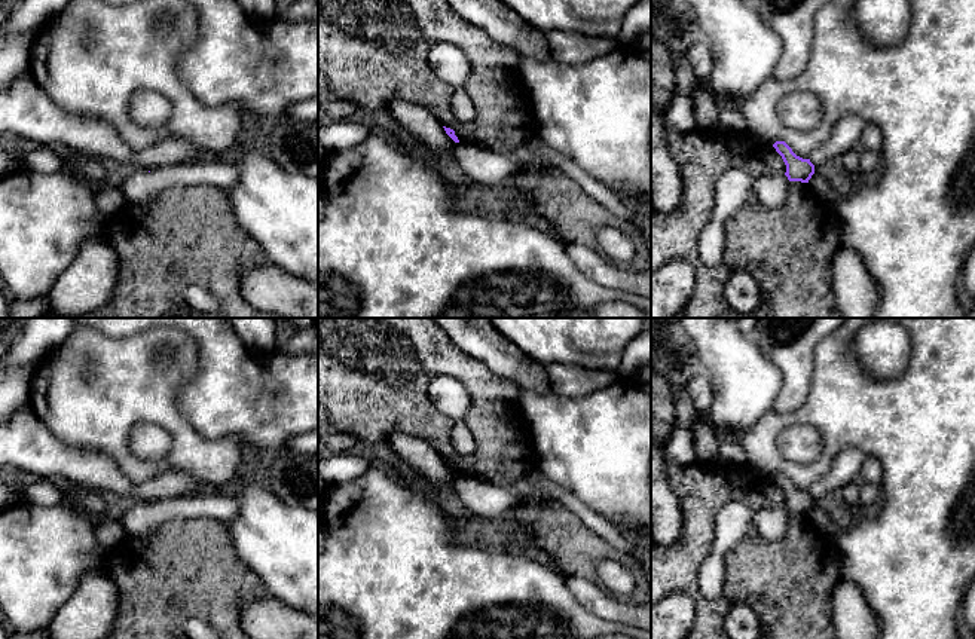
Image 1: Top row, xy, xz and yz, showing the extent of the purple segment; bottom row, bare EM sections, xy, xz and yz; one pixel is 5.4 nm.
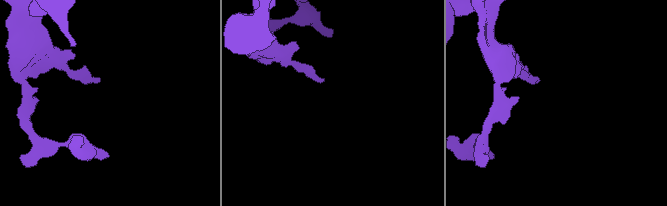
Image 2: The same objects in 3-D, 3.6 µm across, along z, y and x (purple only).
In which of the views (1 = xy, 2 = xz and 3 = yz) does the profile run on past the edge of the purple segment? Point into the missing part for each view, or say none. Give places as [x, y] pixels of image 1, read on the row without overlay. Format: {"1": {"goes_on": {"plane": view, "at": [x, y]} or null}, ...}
{"1": {"goes_on": null}, "2": {"goes_on": null}, "3": {"goes_on": null}}

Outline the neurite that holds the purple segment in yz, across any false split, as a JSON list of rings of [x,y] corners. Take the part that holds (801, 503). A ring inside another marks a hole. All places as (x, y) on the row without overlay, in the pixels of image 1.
[[[776,474],[773,480],[782,489],[786,498],[785,508],[788,510],[788,513],[809,516],[809,513],[814,507],[814,498],[810,495],[810,492],[797,489],[785,474]]]

